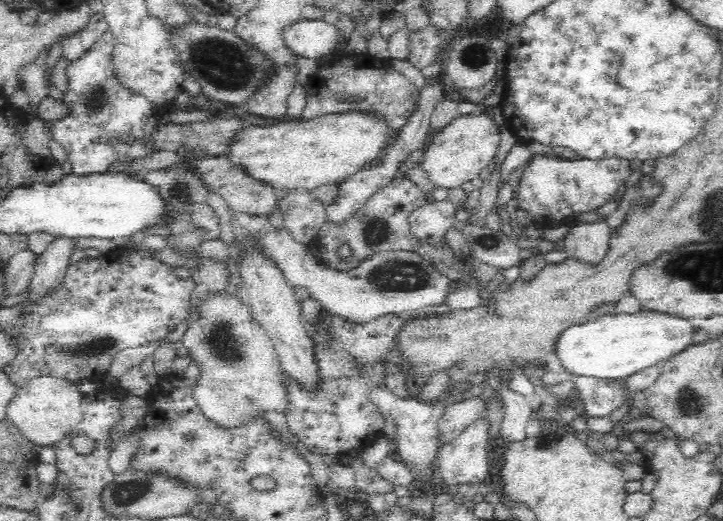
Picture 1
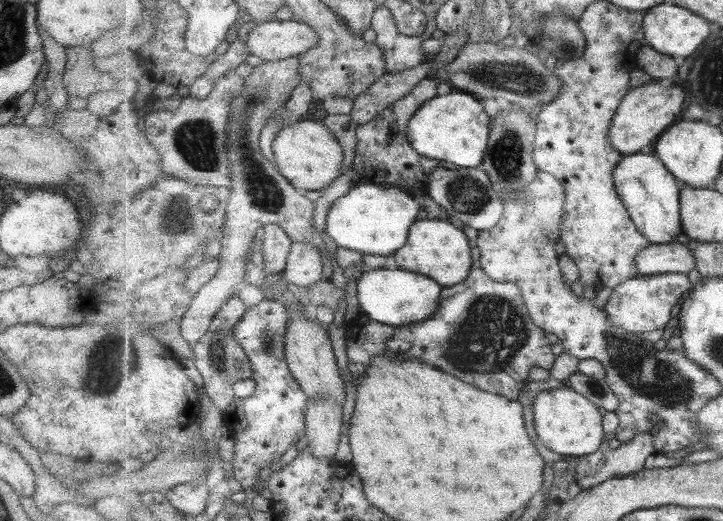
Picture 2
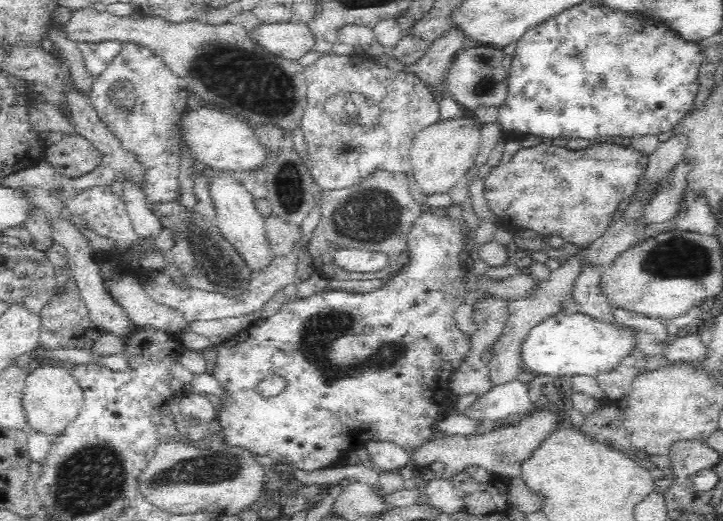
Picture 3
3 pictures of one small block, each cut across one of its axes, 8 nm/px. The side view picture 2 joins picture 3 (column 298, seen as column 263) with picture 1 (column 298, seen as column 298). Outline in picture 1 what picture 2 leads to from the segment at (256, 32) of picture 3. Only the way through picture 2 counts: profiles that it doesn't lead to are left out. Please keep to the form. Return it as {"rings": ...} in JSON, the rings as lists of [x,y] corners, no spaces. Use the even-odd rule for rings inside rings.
{"rings":[[[302,19],[282,30],[284,45],[296,57],[320,59],[331,57],[340,45],[341,33],[336,26],[321,19]]]}

